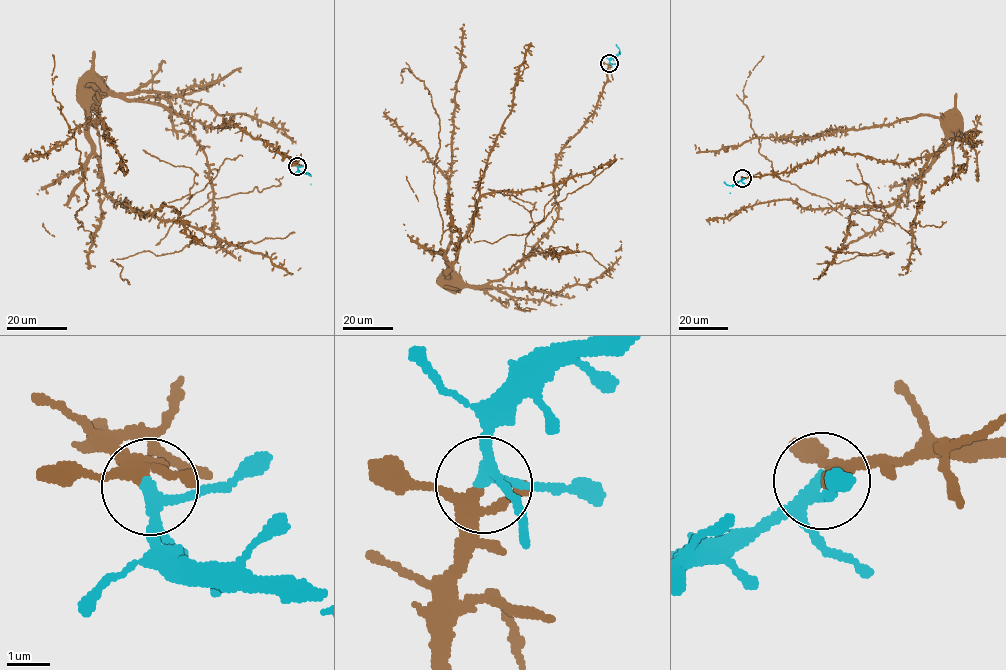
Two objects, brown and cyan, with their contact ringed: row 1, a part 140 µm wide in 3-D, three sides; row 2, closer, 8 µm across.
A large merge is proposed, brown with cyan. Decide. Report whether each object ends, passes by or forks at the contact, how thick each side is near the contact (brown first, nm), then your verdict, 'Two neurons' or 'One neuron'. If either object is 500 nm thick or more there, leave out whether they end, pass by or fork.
At the ring brown forks. At the ring cyan forks. Thickness 200 nm (brown) against 200 nm. One neuron

